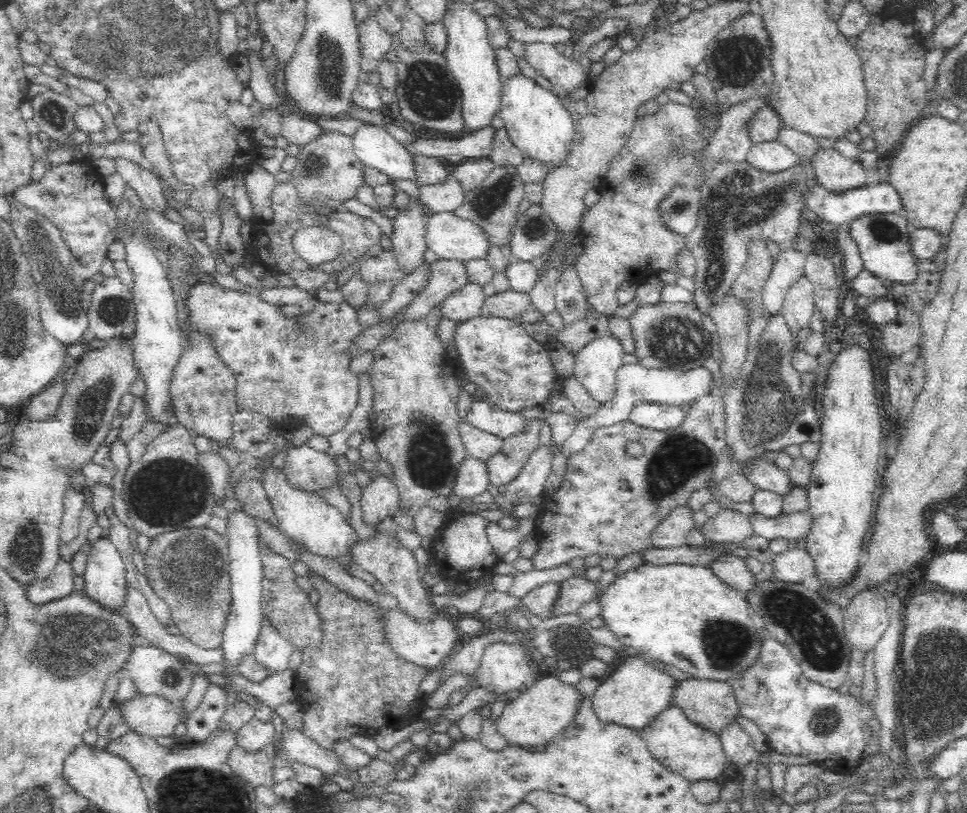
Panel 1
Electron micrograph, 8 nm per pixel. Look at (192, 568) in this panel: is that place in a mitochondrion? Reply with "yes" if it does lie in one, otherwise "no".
yes

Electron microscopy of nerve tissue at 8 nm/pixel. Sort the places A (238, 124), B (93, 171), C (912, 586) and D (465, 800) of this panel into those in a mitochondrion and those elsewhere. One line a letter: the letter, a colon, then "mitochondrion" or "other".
A: other
B: other
C: other
D: mitochondrion

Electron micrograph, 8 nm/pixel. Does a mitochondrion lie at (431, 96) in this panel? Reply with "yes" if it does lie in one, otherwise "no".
yes

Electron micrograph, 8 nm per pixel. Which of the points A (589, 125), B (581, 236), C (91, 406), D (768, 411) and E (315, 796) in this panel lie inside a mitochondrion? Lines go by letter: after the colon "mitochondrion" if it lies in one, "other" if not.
A: other
B: other
C: mitochondrion
D: mitochondrion
E: other

